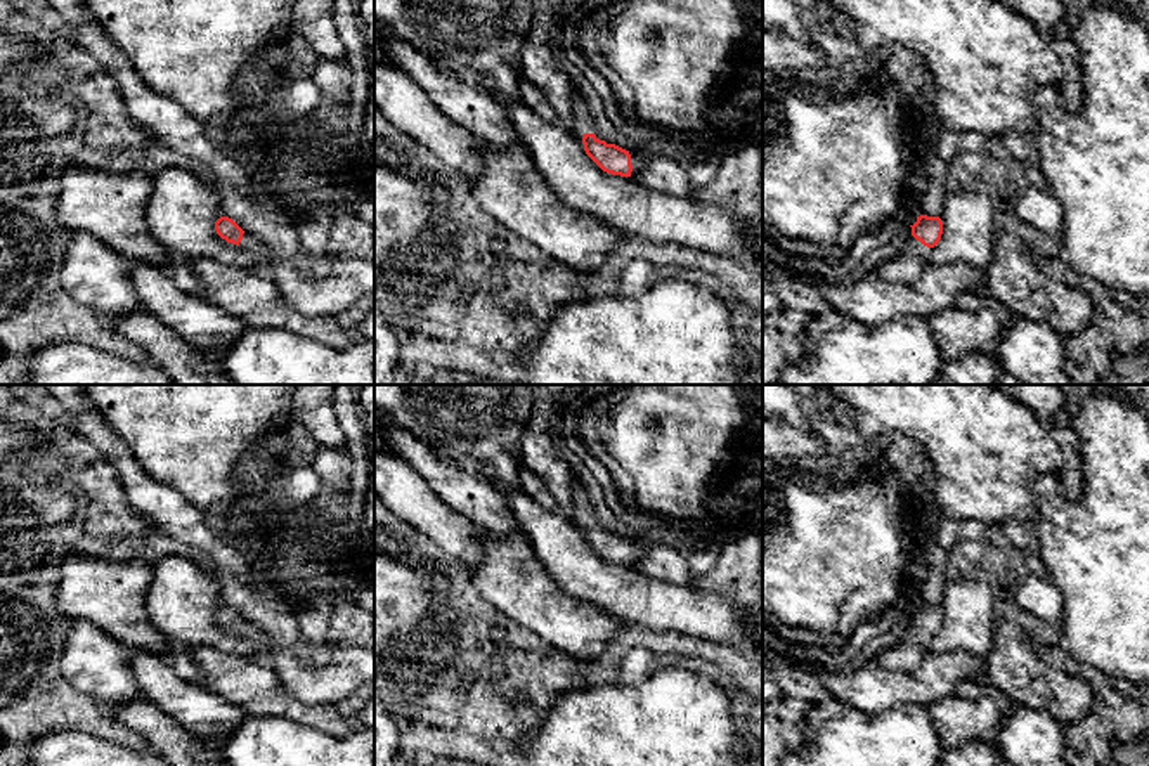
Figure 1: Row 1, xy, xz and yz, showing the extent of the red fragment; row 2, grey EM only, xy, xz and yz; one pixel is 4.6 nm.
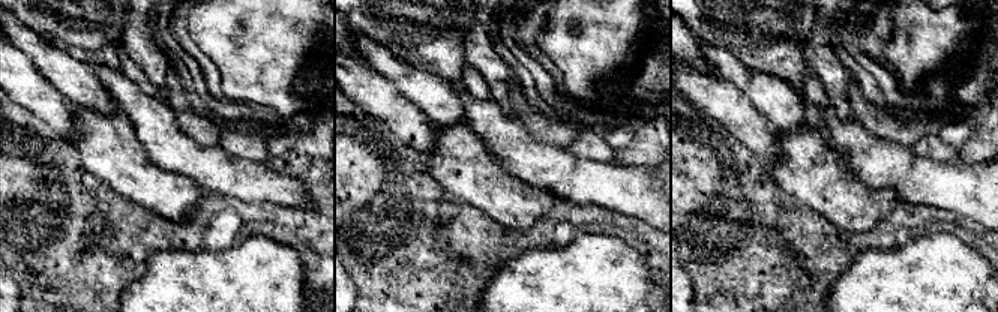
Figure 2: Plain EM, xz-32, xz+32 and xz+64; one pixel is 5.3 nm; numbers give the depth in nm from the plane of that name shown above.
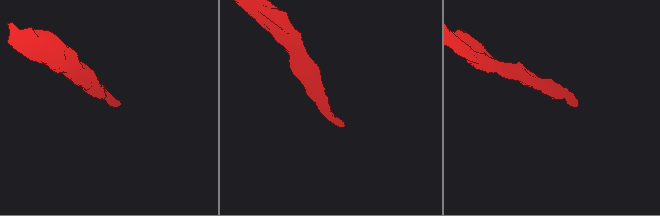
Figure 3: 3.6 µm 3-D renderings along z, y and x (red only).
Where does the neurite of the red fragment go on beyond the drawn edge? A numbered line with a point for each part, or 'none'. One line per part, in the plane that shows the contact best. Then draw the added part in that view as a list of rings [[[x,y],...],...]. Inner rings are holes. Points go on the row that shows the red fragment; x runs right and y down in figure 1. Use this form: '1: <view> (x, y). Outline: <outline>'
1: xz (638, 156). Outline: [[[629,144],[619,147],[626,149],[631,154],[631,165],[633,165],[631,177],[636,177],[652,158],[652,154],[646,149],[633,147]]]

